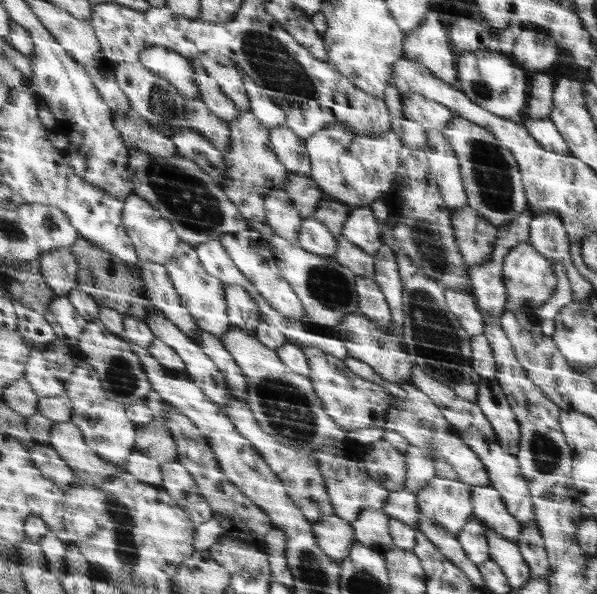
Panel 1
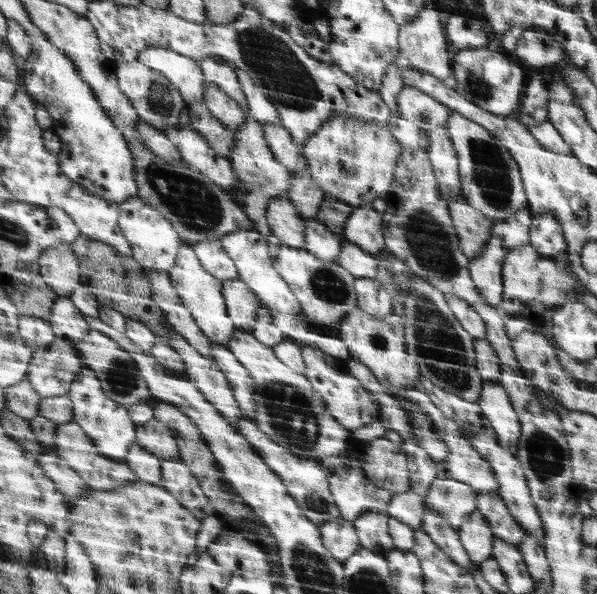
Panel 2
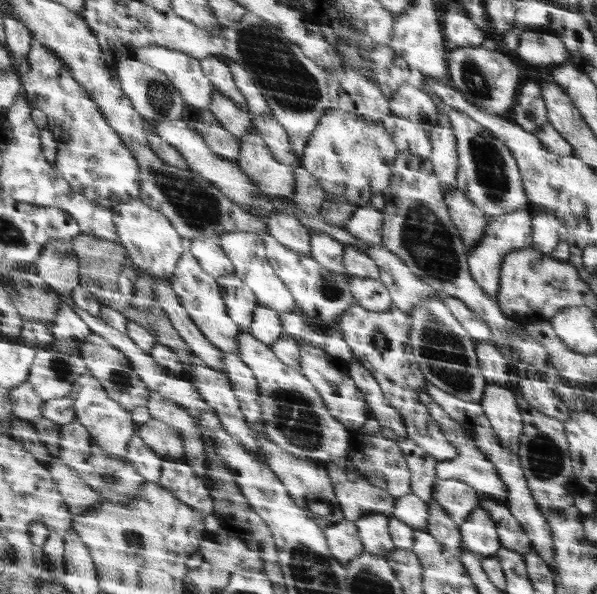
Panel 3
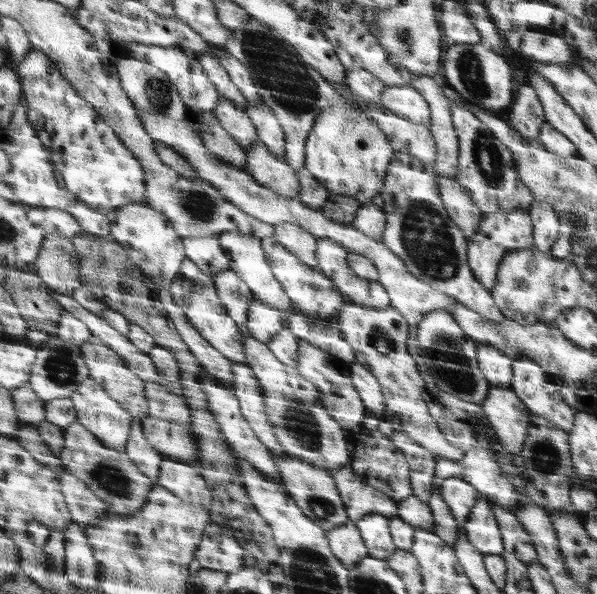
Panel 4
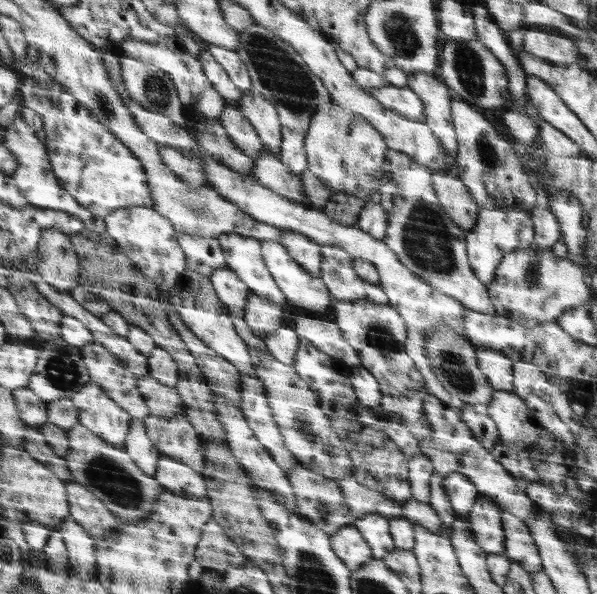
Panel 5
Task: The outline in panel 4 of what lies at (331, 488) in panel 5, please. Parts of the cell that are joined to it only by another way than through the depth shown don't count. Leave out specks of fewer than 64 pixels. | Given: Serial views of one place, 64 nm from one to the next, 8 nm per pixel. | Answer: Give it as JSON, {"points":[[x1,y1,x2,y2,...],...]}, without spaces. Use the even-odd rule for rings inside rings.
{"points":[[275,455,276,470,280,478,284,480,285,488,291,496,291,500,299,506,305,516,310,517,320,529,333,530,348,522,344,506,339,496,338,489,332,477,324,469,320,469,308,462,296,460,290,455]]}

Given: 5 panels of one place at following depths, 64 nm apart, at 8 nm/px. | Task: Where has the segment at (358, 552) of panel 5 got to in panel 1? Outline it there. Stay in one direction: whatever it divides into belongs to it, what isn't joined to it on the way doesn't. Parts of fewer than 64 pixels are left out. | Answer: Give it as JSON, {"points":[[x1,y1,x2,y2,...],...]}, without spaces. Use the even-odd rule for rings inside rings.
{"points":[[335,515,326,516,311,524,311,532,316,536,316,544,320,544,320,550,332,561,340,564,340,560,344,561,351,554,354,530,346,520]]}

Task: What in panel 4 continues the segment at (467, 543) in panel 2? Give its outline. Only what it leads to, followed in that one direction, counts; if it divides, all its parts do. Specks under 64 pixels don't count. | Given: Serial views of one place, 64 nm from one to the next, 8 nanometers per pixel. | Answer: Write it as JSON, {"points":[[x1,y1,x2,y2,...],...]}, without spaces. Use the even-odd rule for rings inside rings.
{"points":[[478,500,471,517,463,525,468,543,487,555,500,555,503,550,501,535,496,520,491,514,490,504]]}

